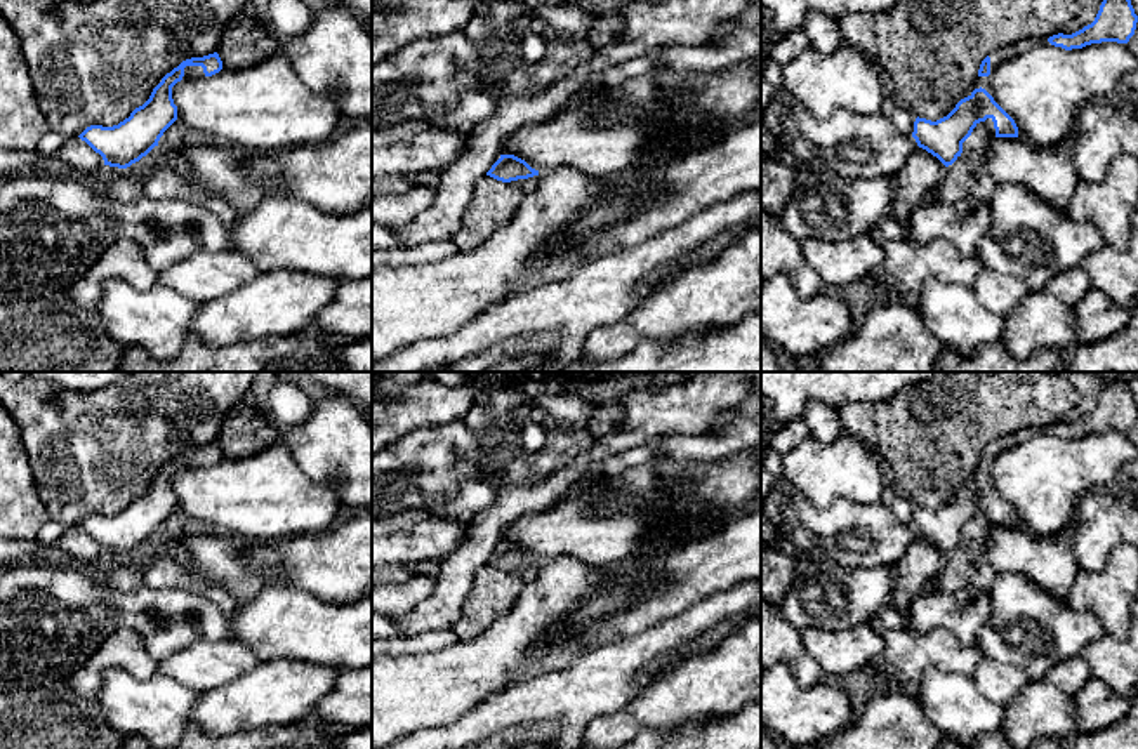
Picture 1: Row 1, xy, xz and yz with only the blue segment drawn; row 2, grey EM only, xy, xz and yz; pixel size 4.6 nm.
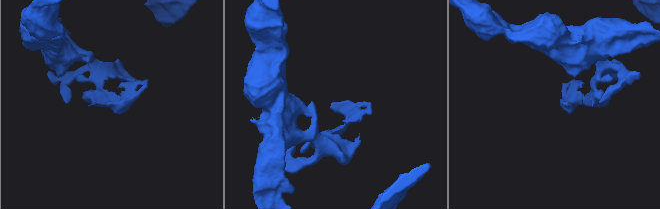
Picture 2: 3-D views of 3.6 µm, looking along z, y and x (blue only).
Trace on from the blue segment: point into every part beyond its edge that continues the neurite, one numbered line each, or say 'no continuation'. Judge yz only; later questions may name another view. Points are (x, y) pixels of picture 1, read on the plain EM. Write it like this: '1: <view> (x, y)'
1: yz (1006, 442)

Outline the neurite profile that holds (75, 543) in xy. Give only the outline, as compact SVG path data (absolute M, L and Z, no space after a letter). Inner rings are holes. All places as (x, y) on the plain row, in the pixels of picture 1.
M66 527L56 546L68 556L78 561L96 561L103 560L104 549L80 527Z

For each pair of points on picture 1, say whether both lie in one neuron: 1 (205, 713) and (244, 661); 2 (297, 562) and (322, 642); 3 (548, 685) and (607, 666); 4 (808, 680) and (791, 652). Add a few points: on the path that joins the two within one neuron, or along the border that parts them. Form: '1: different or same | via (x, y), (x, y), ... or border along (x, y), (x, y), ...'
1: different | border along (261, 661), (228, 682), (202, 692)
2: different | border along (273, 581), (308, 589), (327, 602), (344, 605)
3: same | via (562, 685), (588, 685), (593, 680)
4: same | via (808, 673), (798, 659)

